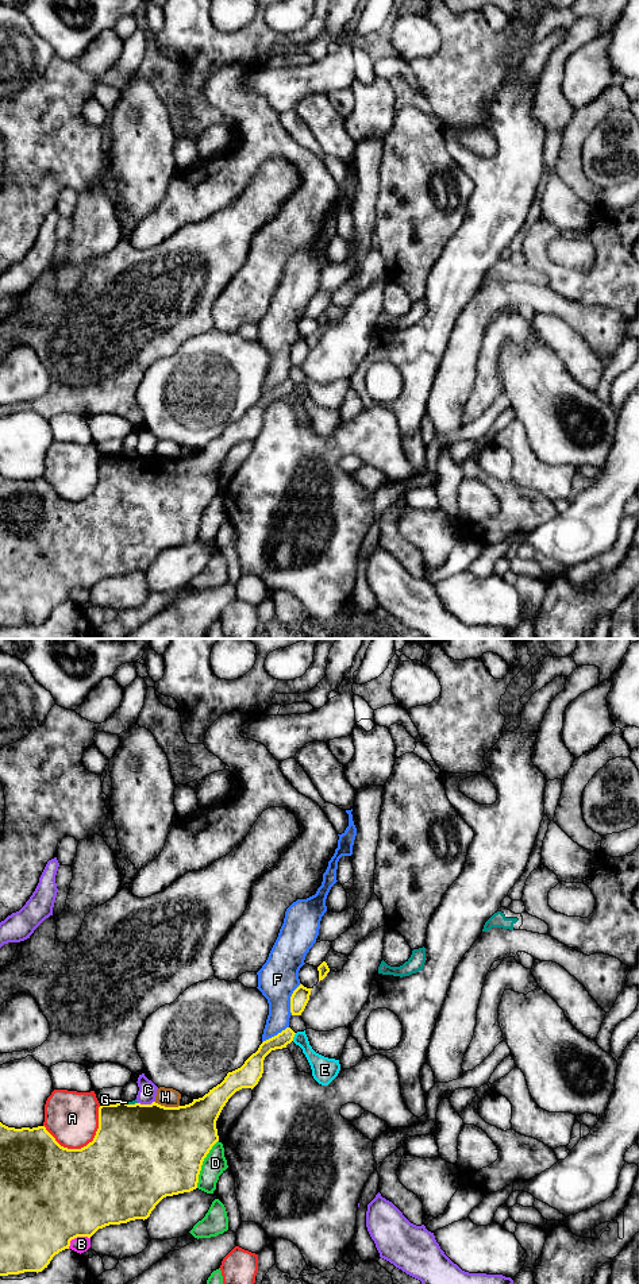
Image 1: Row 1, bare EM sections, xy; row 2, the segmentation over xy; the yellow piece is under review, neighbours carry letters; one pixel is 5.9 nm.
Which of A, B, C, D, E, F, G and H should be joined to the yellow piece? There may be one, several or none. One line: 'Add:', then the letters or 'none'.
Add: none

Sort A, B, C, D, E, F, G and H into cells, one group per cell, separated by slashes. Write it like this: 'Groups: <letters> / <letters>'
Groups: A / B / C / D / E / F / G / H

